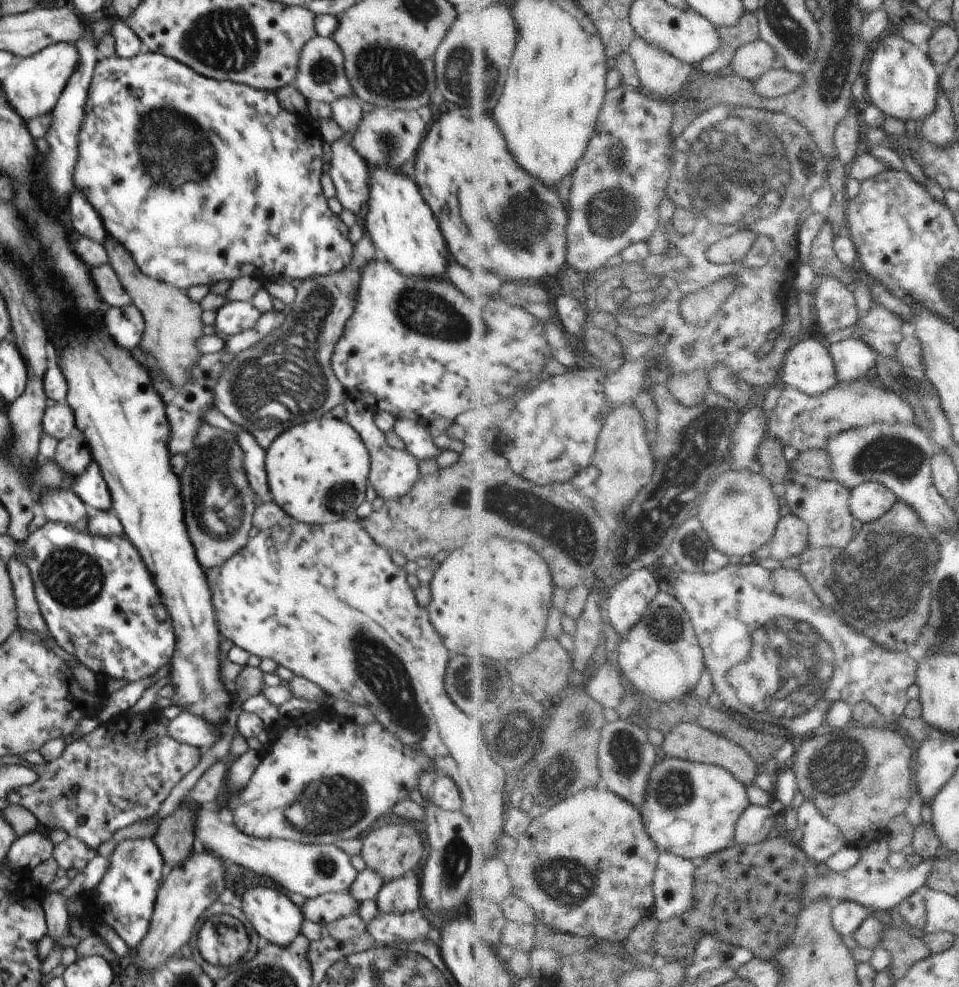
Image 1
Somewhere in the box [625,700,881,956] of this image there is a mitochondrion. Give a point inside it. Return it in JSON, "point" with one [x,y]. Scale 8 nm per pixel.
{"point":[836,768]}

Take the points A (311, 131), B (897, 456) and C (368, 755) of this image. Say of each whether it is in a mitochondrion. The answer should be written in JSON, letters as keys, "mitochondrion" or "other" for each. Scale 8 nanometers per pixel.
{"A":"other","B":"mitochondrion","C":"other"}

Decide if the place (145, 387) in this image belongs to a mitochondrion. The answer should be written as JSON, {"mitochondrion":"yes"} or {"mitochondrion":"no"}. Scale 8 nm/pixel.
{"mitochondrion":"no"}

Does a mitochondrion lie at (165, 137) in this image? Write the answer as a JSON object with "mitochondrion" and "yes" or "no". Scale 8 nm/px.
{"mitochondrion":"yes"}

